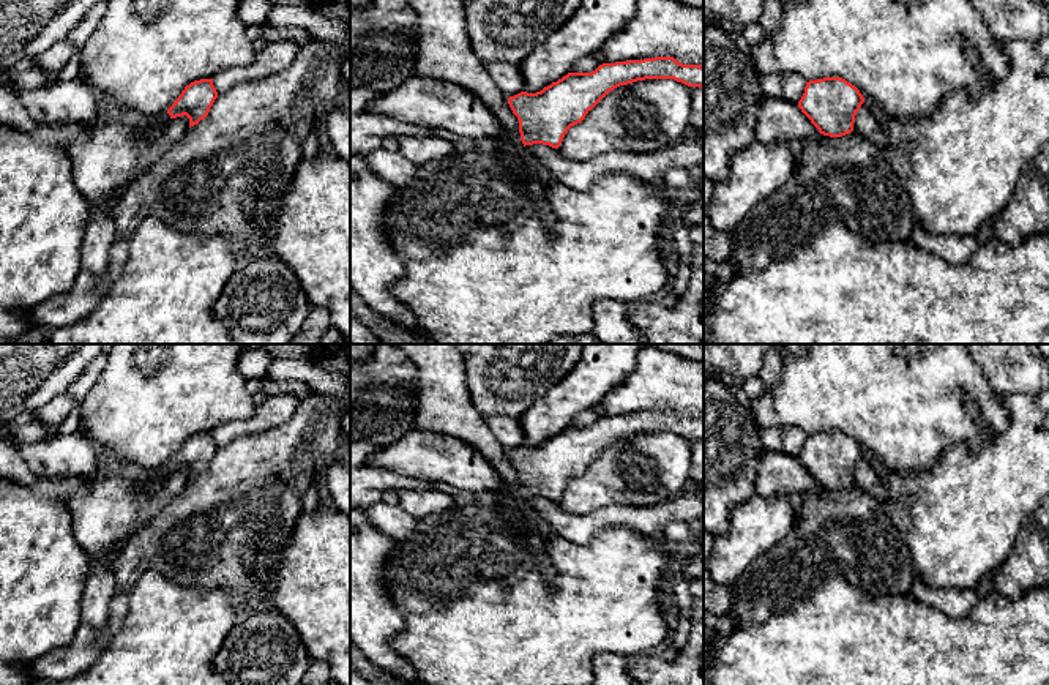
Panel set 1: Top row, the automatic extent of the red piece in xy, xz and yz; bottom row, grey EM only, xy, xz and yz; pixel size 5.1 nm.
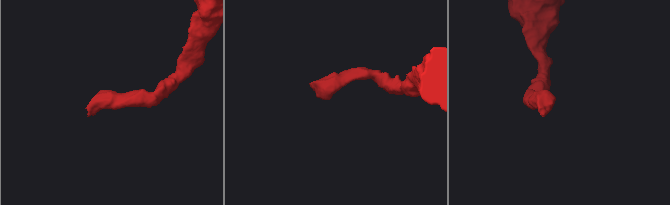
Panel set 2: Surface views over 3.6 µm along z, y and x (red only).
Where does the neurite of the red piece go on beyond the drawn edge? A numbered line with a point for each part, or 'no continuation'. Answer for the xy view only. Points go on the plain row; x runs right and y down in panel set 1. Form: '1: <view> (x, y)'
1: xy (152, 483)

